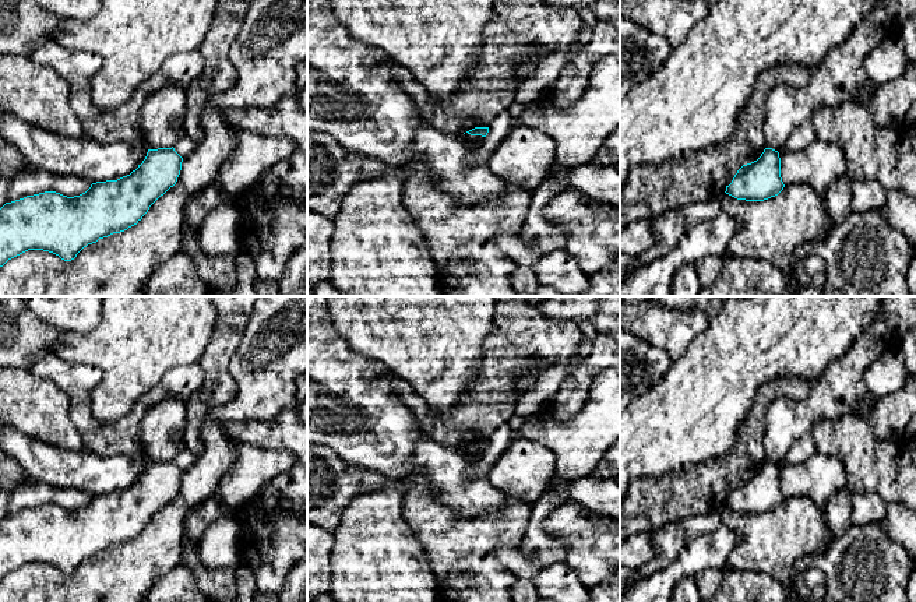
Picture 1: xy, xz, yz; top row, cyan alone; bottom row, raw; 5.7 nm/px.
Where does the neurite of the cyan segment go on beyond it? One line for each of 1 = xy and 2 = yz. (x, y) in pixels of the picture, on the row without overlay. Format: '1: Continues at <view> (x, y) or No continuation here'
1: No continuation here
2: No continuation here

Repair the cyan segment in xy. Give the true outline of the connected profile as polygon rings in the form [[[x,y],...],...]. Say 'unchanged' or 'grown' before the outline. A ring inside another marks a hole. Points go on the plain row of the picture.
unchanged; [[[173,460],[148,462],[142,476],[130,487],[92,496],[80,508],[45,504],[6,515],[0,521],[0,580],[28,563],[49,564],[71,574],[88,557],[137,538],[149,520],[176,497],[182,475]]]

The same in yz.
unchanged; [[[765,461],[757,473],[737,483],[725,506],[737,513],[764,514],[778,508],[783,500],[779,465]]]

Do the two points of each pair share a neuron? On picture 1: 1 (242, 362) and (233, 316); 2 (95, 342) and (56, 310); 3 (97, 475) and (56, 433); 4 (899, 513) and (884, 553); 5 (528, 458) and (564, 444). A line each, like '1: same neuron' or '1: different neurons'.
1: different neurons
2: different neurons
3: different neurons
4: different neurons
5: different neurons

